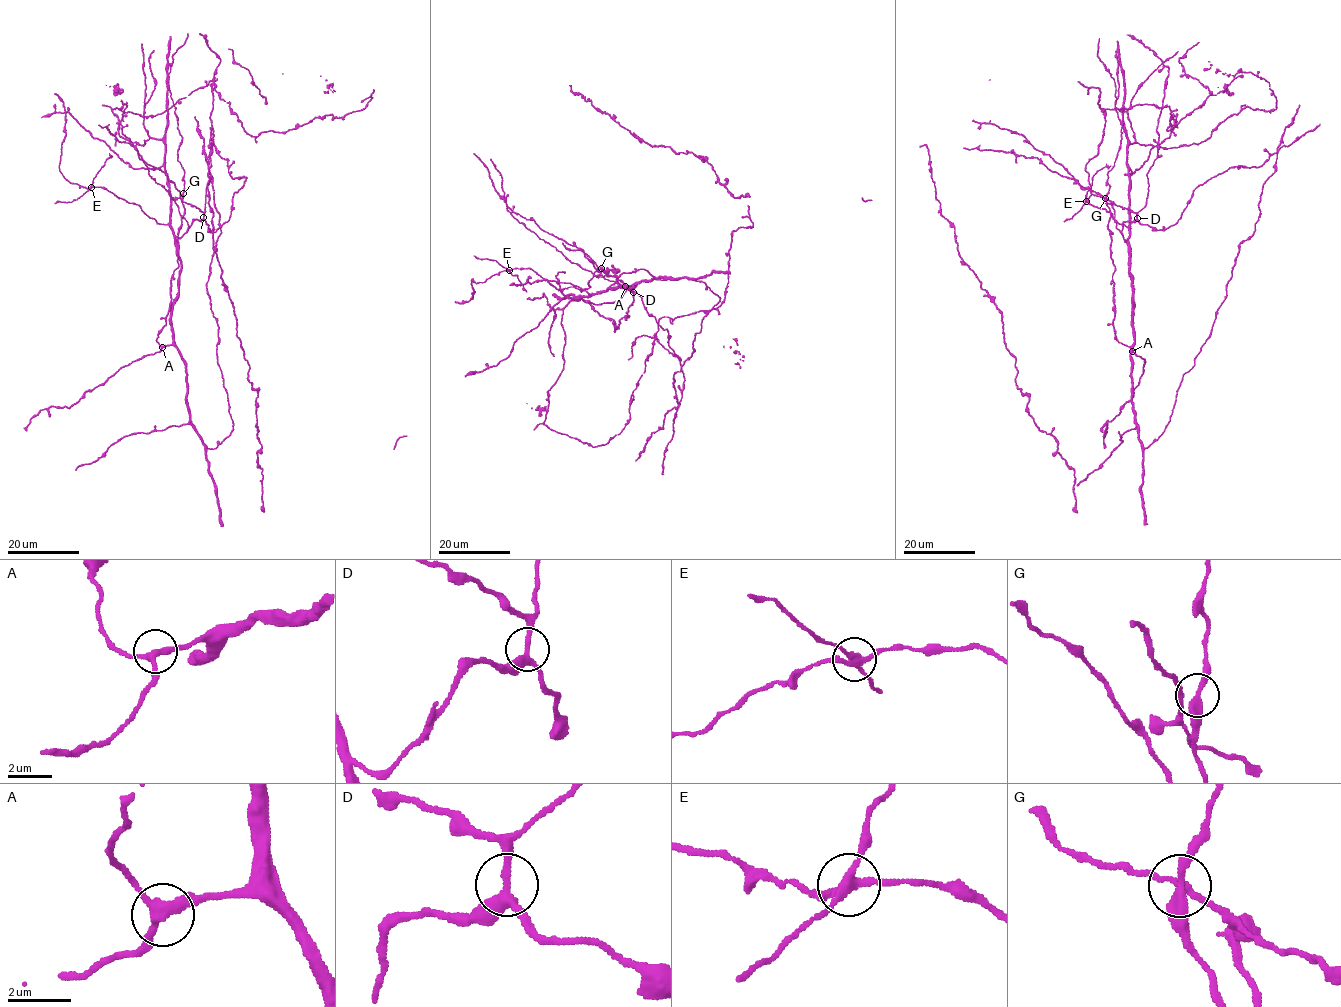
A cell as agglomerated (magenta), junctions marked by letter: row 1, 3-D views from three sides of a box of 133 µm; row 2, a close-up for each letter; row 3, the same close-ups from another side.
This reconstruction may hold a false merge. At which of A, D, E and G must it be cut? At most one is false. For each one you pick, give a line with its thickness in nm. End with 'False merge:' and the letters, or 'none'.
E: calibre 280 nm
False merge: E

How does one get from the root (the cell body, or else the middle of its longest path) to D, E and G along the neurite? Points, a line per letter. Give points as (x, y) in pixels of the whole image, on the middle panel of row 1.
D: (626, 286), (610, 287), (617, 280), (622, 280), (633, 292)
E: (626, 286), (590, 295), (569, 283), (546, 279), (528, 268), (508, 270)
G: (626, 286), (611, 287), (617, 276), (596, 276), (601, 268)

